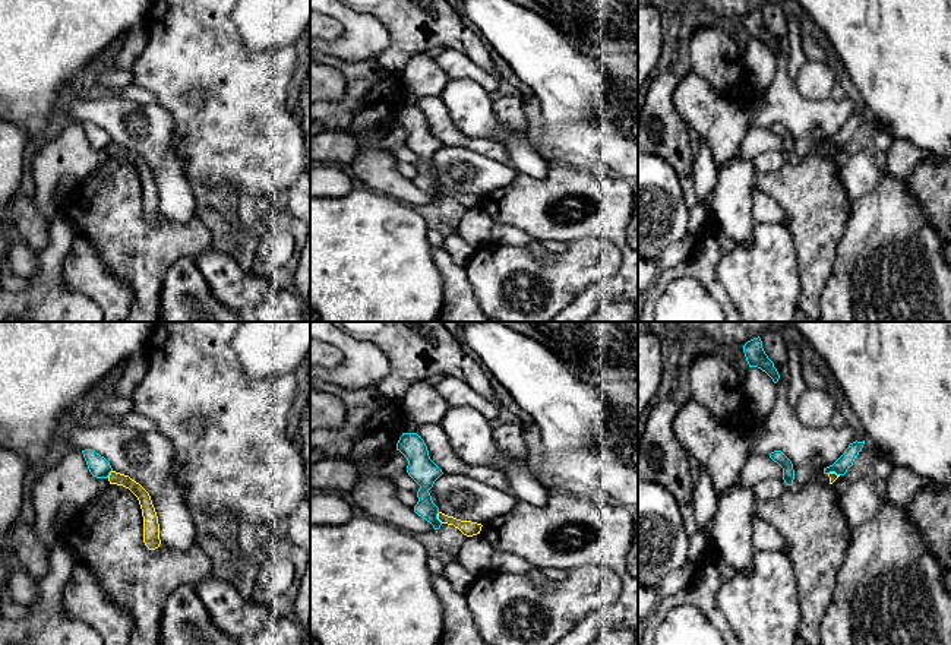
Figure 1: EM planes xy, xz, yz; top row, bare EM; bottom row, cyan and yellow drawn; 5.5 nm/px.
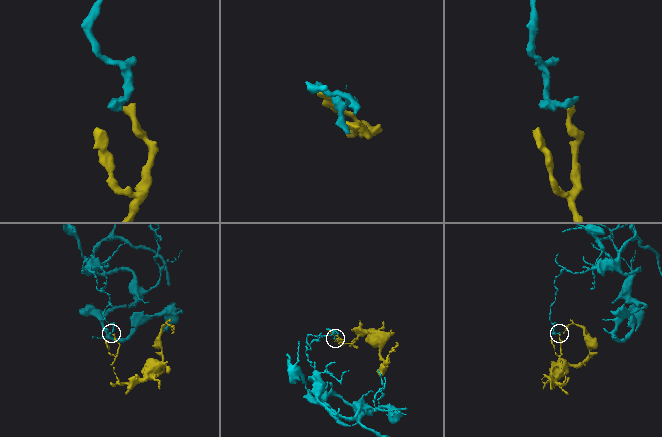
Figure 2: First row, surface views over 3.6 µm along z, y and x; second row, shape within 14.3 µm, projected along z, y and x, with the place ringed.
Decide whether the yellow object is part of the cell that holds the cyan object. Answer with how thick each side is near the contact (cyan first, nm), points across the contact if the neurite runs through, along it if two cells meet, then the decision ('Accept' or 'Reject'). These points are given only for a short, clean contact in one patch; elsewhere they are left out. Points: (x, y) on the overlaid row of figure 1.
Thickness 140 nm (cyan) against 90 nm. Boundary: xz (438, 512), (438, 518), (442, 522). Reject

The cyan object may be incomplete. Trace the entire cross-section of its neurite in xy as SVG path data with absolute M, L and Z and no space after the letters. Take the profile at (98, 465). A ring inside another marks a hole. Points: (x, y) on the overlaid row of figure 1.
M92 449L82 450L89 472L97 478L108 478L113 471L110 462Z

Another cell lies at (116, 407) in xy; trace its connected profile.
M111 396L98 405L98 411L113 421L120 421L123 417L135 412L133 398Z

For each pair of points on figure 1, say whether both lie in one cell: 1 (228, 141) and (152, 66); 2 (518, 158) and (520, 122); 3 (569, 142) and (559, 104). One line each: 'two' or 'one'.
1: one
2: two
3: two

